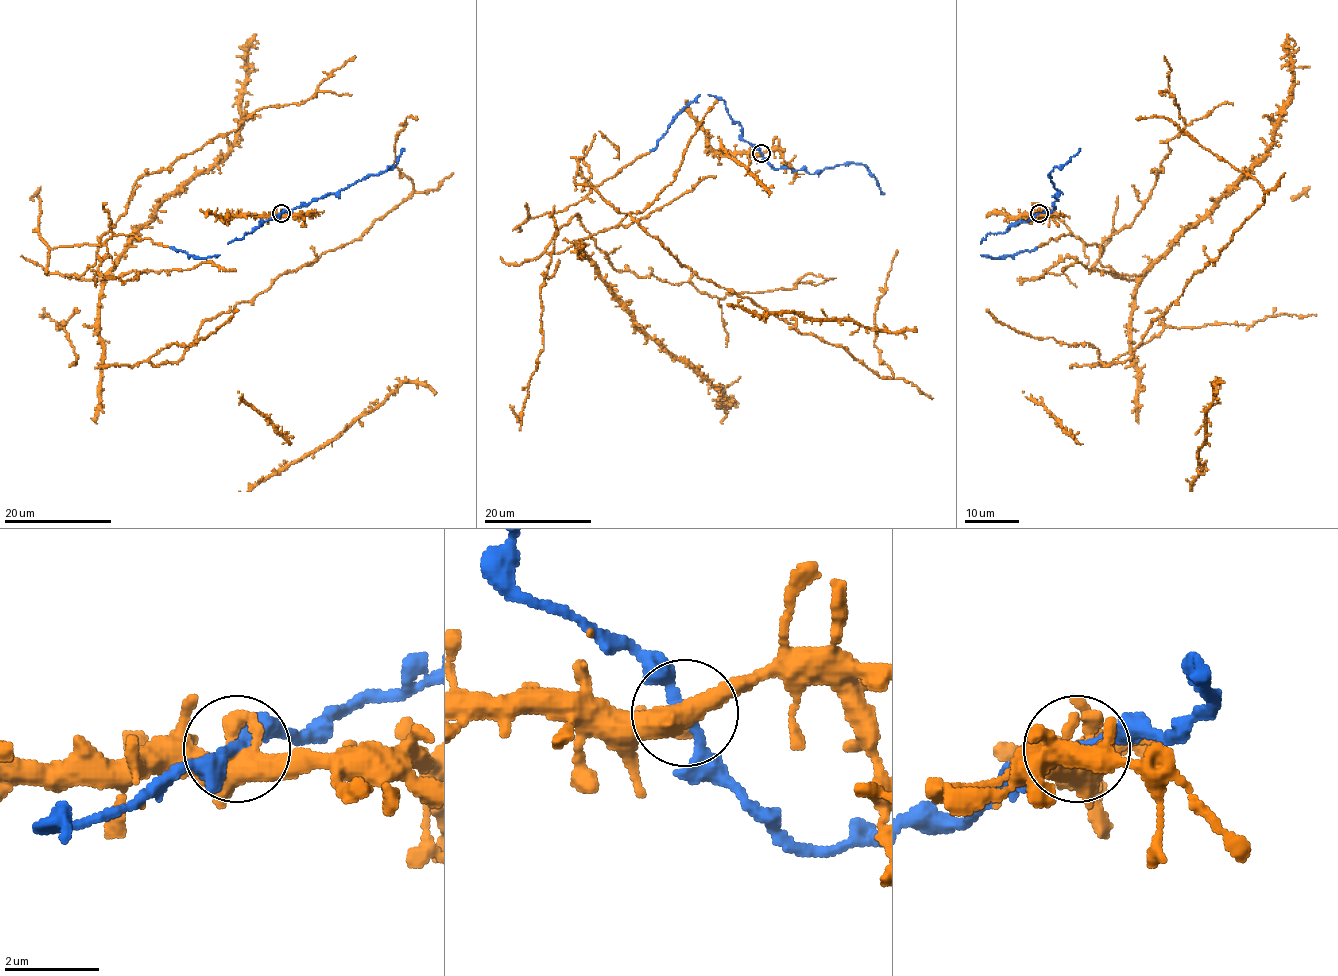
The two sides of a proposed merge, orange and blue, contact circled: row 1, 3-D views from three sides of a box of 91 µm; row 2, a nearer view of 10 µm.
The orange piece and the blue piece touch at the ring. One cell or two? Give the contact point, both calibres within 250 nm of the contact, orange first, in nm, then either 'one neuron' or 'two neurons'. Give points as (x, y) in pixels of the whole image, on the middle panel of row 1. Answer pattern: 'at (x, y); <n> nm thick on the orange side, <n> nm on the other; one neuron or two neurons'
at (761, 153); 440 nm thick on the orange side, 220 nm on the other; one neuron

